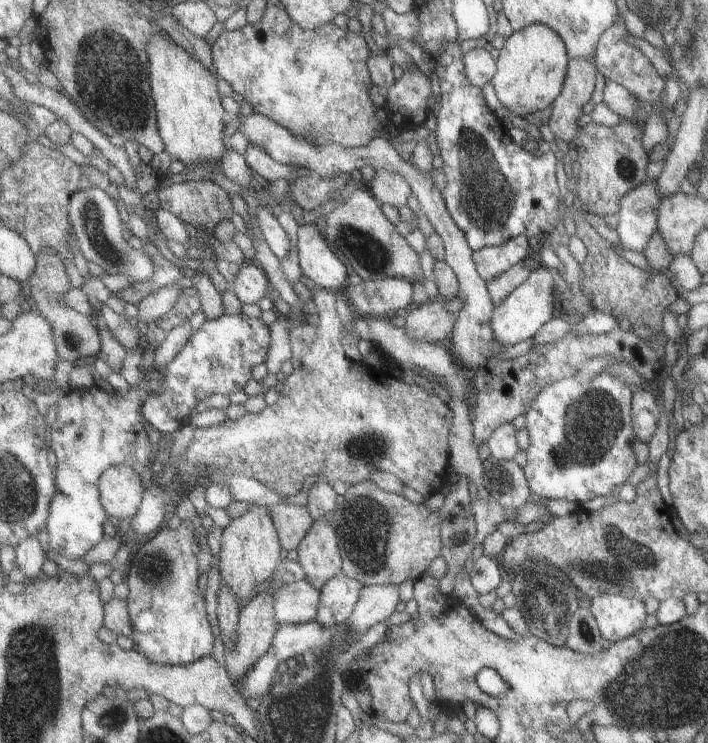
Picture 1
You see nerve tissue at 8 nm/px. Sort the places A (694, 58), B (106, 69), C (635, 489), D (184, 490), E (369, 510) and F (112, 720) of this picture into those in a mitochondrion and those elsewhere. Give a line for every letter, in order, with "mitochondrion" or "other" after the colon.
A: mitochondrion
B: mitochondrion
C: other
D: other
E: mitochondrion
F: mitochondrion

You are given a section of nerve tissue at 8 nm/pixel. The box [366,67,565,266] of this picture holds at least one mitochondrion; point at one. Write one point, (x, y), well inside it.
(482, 174)

